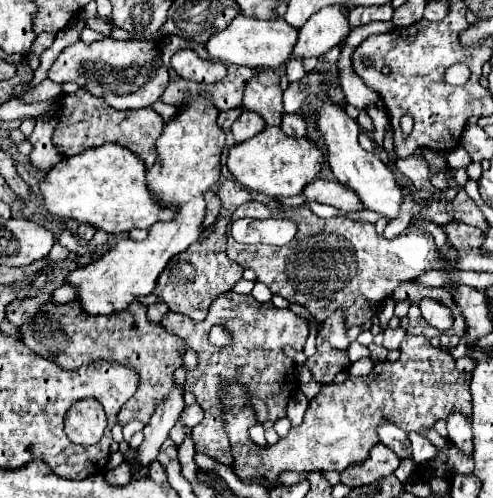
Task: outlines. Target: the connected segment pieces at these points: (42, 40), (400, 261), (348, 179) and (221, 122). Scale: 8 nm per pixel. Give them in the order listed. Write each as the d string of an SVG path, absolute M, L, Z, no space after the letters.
M40 34L30 46L30 54L42 54L46 48L50 48L54 42L54 34Z
M308 208L288 210L288 218L298 224L298 232L294 240L286 246L266 246L266 244L238 244L232 234L228 234L228 258L238 262L244 268L252 268L256 272L256 280L264 282L272 294L278 294L290 302L298 302L306 306L306 310L316 316L320 322L324 322L328 316L332 316L336 310L344 312L346 328L362 326L366 324L382 304L384 298L388 298L394 288L400 282L414 280L416 276L424 274L426 270L440 270L444 262L440 262L440 256L436 254L436 244L432 242L432 236L420 228L406 228L398 238L386 240L384 236L378 236L374 232L374 226L370 222L354 222L342 216L334 218L320 218Z
M324 104L324 106L314 108L312 112L304 112L304 116L312 116L312 114L316 114L316 124L322 132L322 138L326 140L328 164L330 164L334 176L360 198L360 202L366 210L386 216L388 220L398 218L400 206L402 206L402 186L396 182L394 172L386 166L386 162L382 162L378 158L378 154L366 152L360 146L358 122L354 118L350 118L342 106L334 106L334 104Z
M234 108L234 110L224 110L224 112L220 112L220 116L218 116L218 126L226 132L226 130L230 130L230 126L234 124L234 120L238 118L242 114L242 108Z

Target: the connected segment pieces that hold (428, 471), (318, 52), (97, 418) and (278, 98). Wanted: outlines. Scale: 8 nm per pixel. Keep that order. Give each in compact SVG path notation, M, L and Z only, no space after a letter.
M446 438L446 442L448 442L448 446L444 450L436 450L436 458L426 460L416 466L416 474L424 476L426 480L432 480L432 478L450 480L454 474L468 474L474 470L472 456L464 454L448 438Z
M328 6L318 10L298 32L296 48L292 48L290 58L318 58L336 46L344 34L348 34L346 10L340 6Z
M80 400L66 414L64 430L76 444L96 444L107 426L104 408L96 400Z
M258 70L258 74L246 82L244 108L258 112L268 126L280 126L284 108L280 74L276 70Z

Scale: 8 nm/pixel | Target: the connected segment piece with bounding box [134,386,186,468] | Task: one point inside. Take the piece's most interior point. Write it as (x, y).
(156, 431)

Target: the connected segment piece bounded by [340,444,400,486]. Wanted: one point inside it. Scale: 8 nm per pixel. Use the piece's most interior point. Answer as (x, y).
(381, 462)

